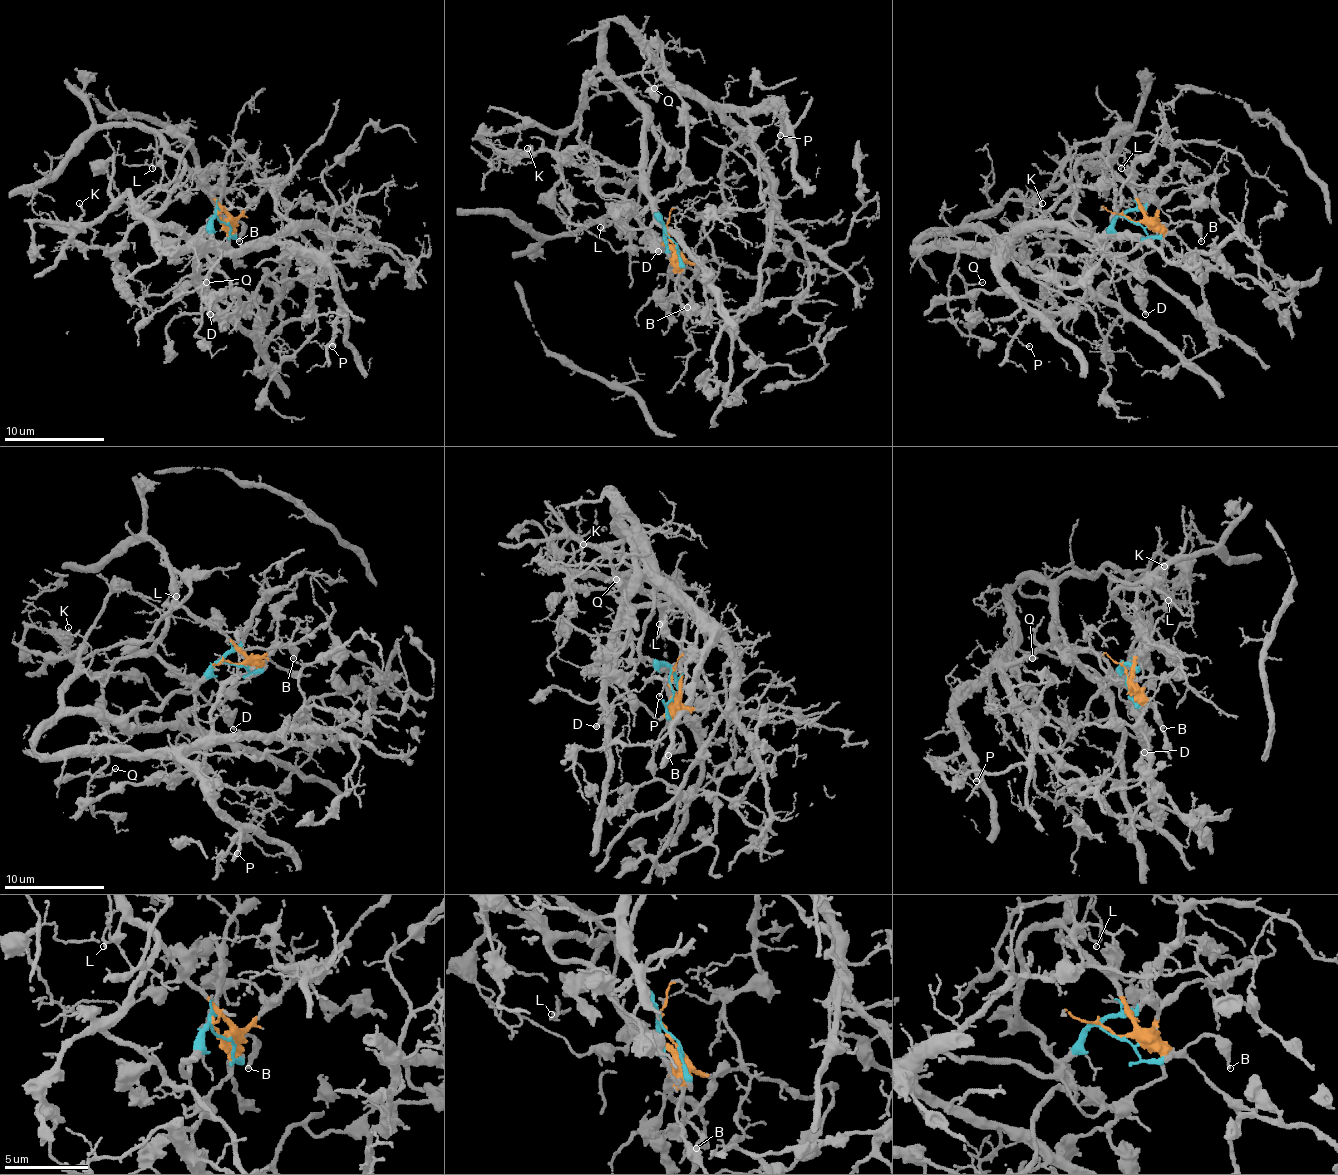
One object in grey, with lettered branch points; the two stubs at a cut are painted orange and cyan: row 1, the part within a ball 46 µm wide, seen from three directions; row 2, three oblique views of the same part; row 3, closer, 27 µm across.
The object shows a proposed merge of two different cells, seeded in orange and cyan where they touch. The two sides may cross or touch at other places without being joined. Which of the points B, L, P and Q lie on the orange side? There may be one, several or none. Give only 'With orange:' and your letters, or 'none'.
With orange: B

